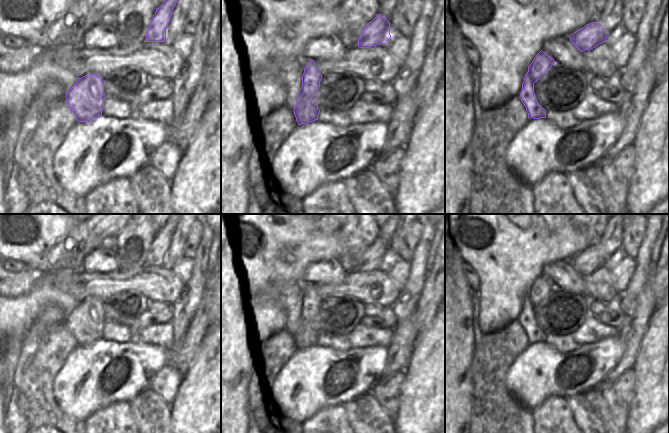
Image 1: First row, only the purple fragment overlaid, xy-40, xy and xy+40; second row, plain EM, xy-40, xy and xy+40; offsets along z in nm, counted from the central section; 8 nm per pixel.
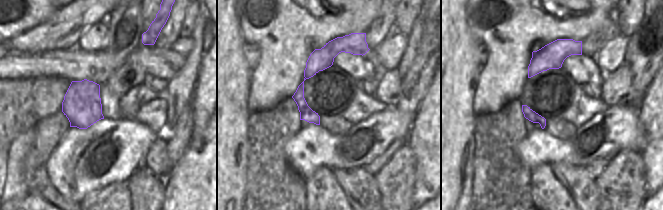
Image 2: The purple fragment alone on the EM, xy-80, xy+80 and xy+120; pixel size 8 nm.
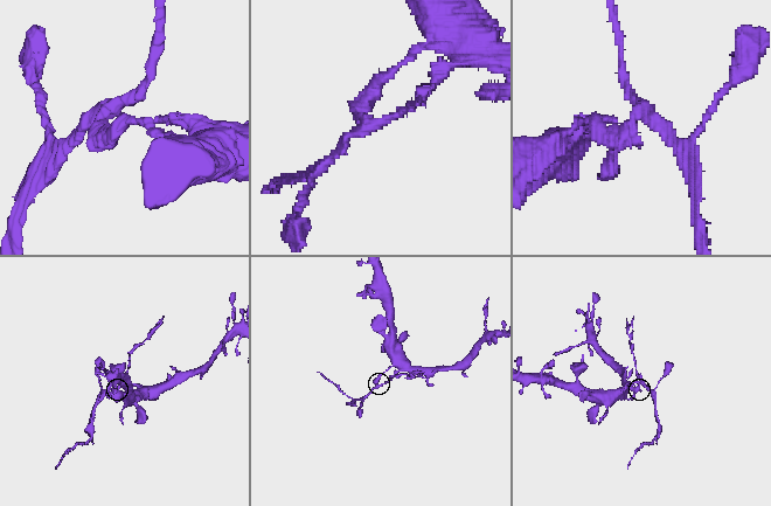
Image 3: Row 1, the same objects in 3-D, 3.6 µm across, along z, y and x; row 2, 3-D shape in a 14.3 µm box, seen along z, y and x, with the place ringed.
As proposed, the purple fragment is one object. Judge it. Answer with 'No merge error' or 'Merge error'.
Merge error.

